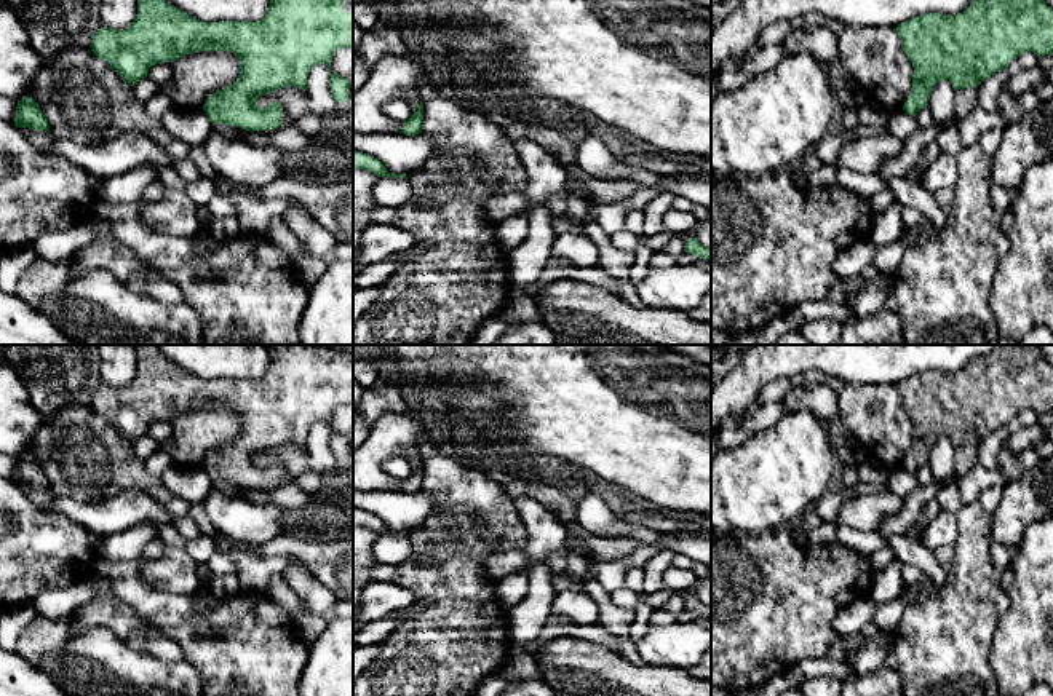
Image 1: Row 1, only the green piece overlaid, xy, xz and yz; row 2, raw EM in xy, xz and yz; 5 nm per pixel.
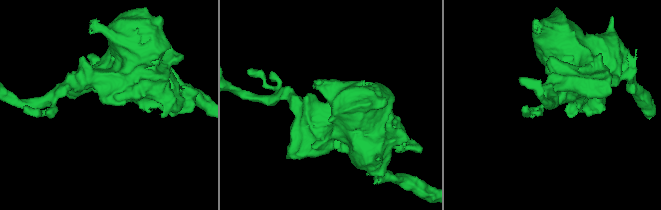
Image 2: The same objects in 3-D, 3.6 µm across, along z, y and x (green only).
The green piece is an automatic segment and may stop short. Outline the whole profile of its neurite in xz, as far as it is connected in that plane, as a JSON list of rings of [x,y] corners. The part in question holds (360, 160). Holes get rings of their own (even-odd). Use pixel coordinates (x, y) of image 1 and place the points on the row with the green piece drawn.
[[[353,150],[353,169],[366,169],[374,172],[377,177],[403,177],[407,179],[406,174],[393,174],[385,169],[385,166],[374,156],[366,155],[363,152]]]

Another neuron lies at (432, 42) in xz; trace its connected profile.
[[[430,21],[423,22],[425,32],[417,35],[417,40],[433,54],[436,54],[438,57],[444,59],[444,61],[451,61],[452,59],[452,49],[449,46],[446,46],[441,42],[439,35],[435,35],[430,29],[431,24]]]

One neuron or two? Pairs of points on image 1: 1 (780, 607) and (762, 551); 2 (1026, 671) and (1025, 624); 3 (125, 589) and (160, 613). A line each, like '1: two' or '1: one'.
1: one
2: one
3: one

